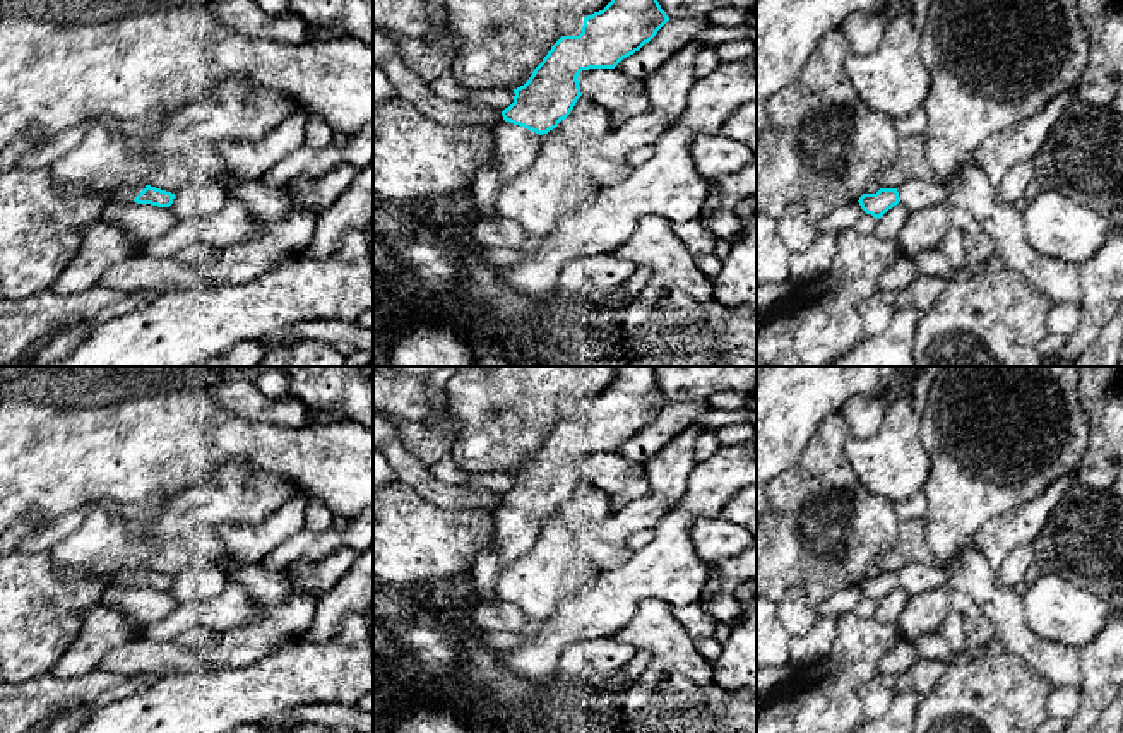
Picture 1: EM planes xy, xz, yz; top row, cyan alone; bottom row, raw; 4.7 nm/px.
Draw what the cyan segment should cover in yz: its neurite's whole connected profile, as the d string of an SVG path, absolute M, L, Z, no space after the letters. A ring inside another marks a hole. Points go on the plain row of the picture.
M909 563L897 572L880 572L876 577L863 577L858 586L866 598L878 603L899 586L909 596L947 587L950 574L950 569L943 565Z

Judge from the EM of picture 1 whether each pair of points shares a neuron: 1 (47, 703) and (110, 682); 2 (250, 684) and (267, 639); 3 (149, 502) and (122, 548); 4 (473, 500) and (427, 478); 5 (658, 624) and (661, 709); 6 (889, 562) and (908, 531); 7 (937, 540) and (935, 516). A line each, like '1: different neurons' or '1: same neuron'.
1: same neuron
2: different neurons
3: different neurons
4: same neuron
5: same neuron
6: same neuron
7: same neuron

